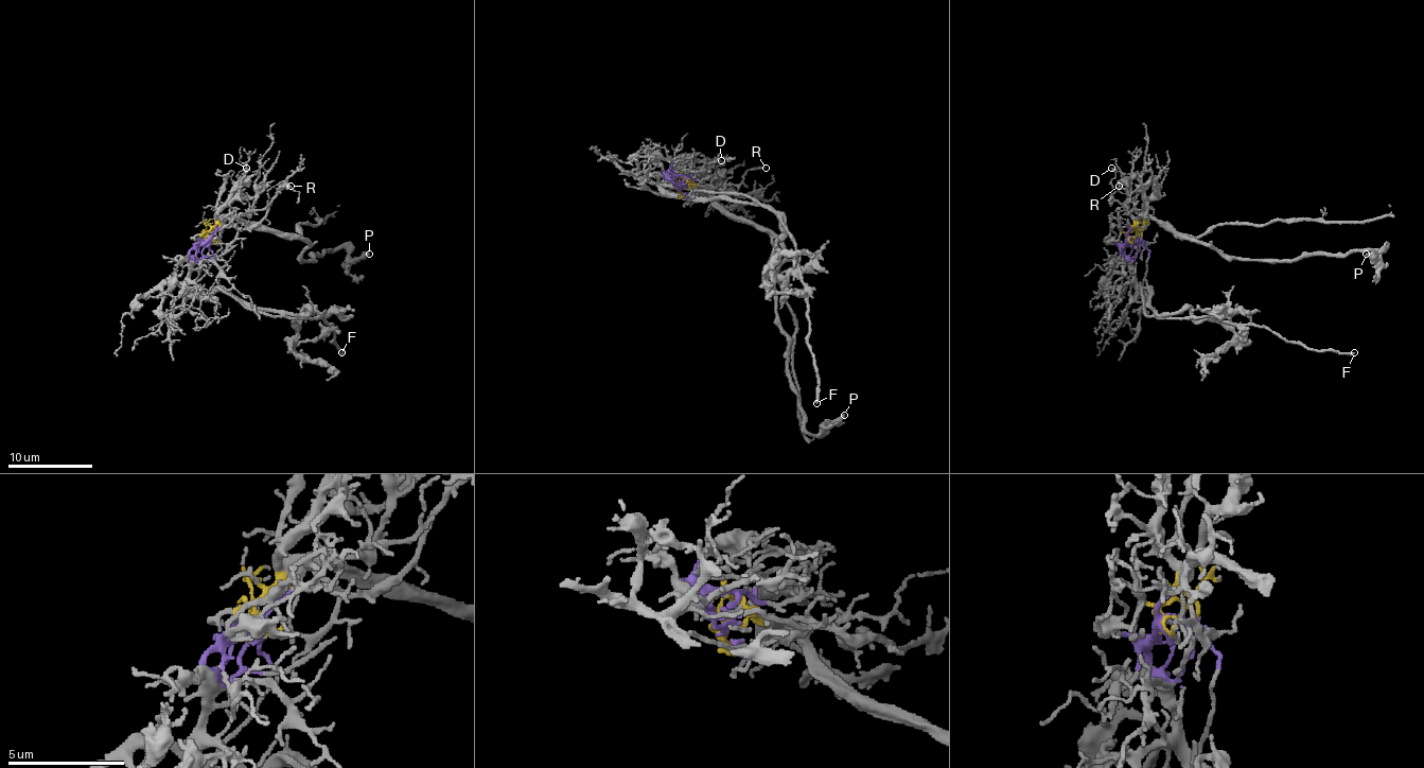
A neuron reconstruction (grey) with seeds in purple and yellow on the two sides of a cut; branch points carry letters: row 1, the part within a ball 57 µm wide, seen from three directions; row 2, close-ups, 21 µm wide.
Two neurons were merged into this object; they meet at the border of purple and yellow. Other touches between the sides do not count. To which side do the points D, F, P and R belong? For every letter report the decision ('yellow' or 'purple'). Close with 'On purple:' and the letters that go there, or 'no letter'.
D: yellow
F: purple
P: yellow
R: yellow
On purple: F

